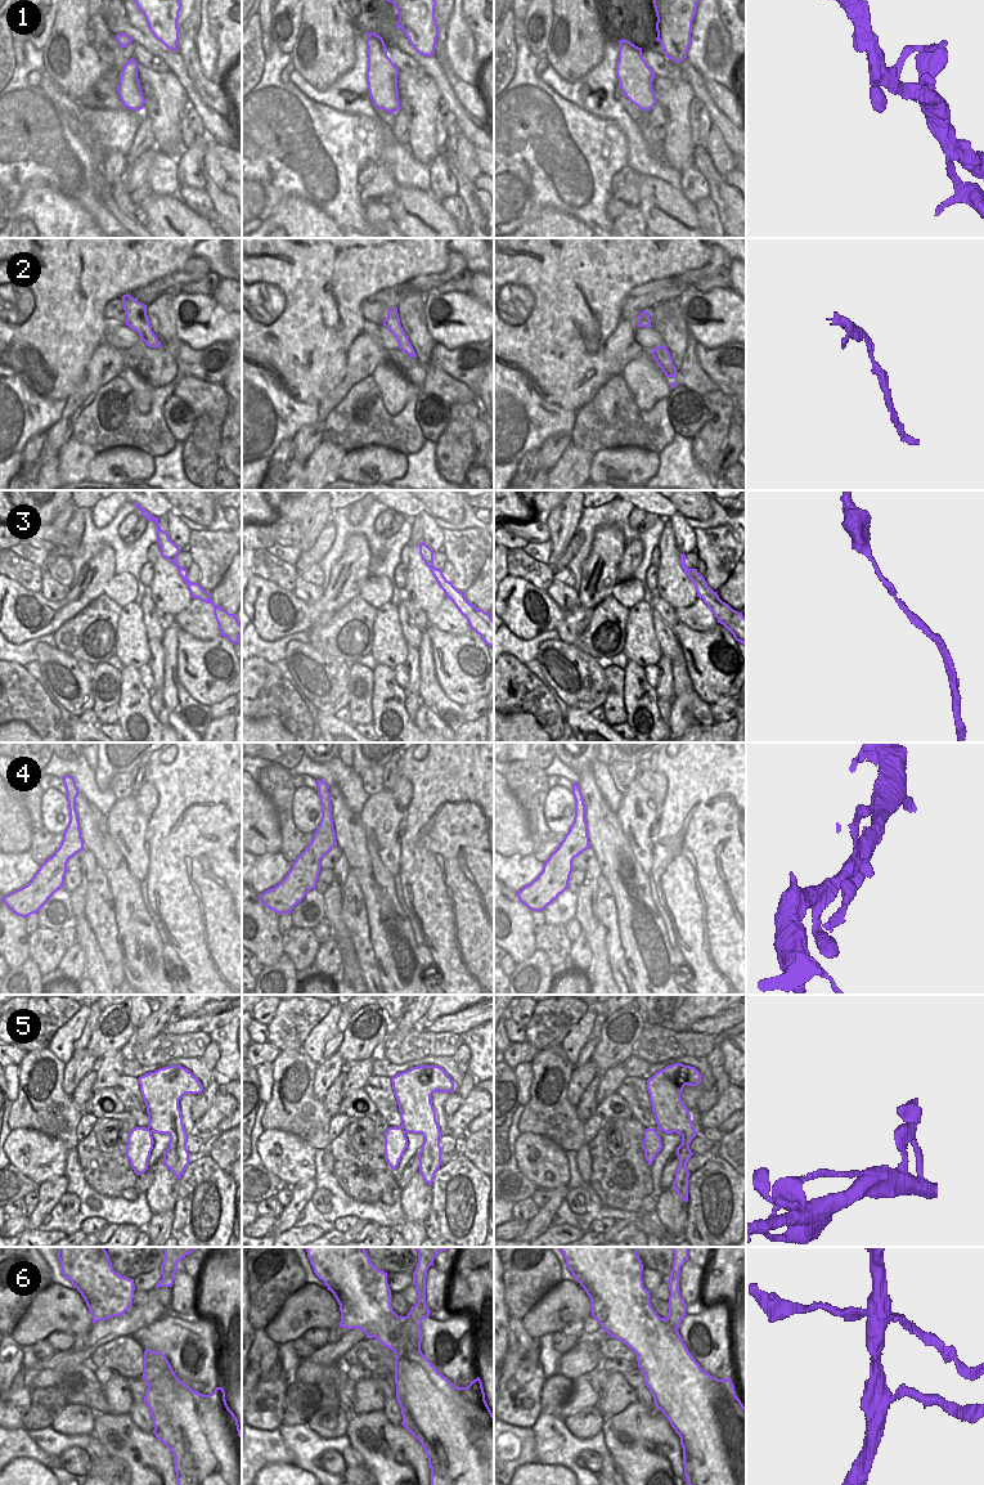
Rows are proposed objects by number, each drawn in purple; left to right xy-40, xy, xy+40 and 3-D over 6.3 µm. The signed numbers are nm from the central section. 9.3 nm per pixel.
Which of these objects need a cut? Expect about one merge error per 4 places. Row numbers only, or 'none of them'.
6

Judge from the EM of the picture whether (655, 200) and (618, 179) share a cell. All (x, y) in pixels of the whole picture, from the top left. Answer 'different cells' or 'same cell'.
different cells

